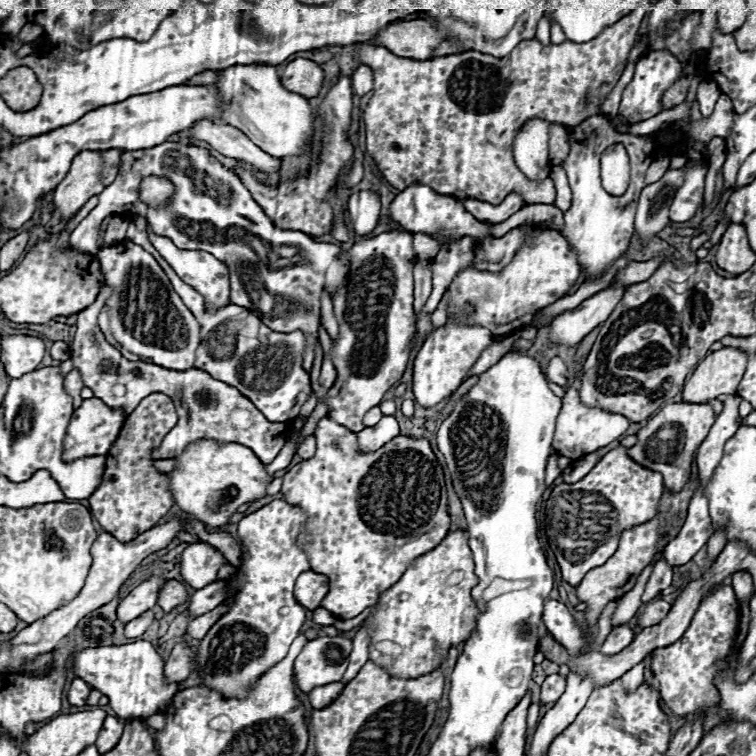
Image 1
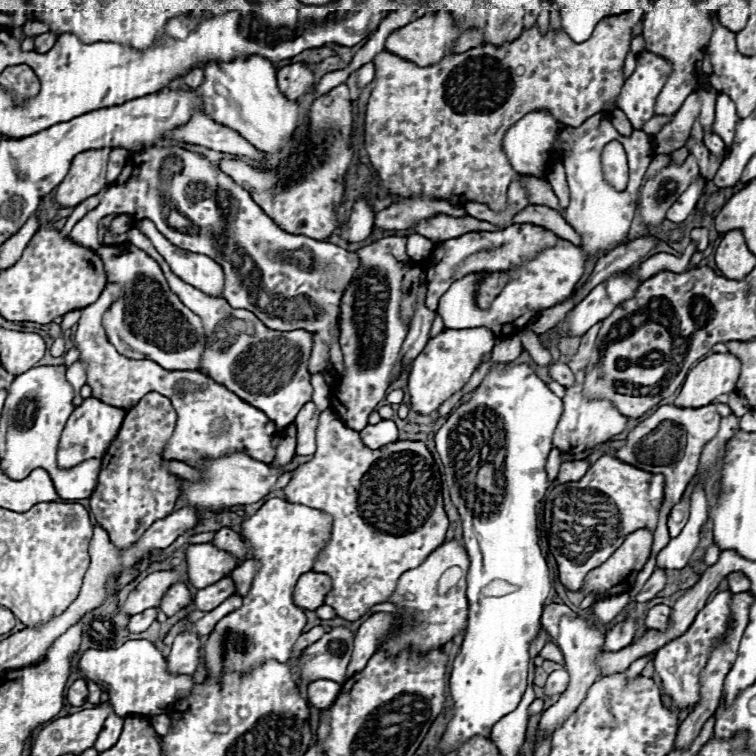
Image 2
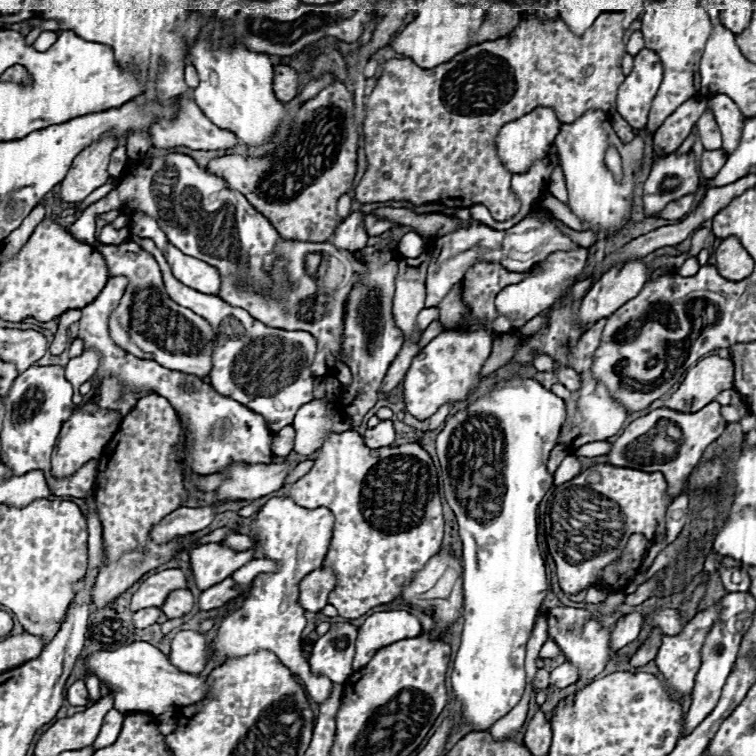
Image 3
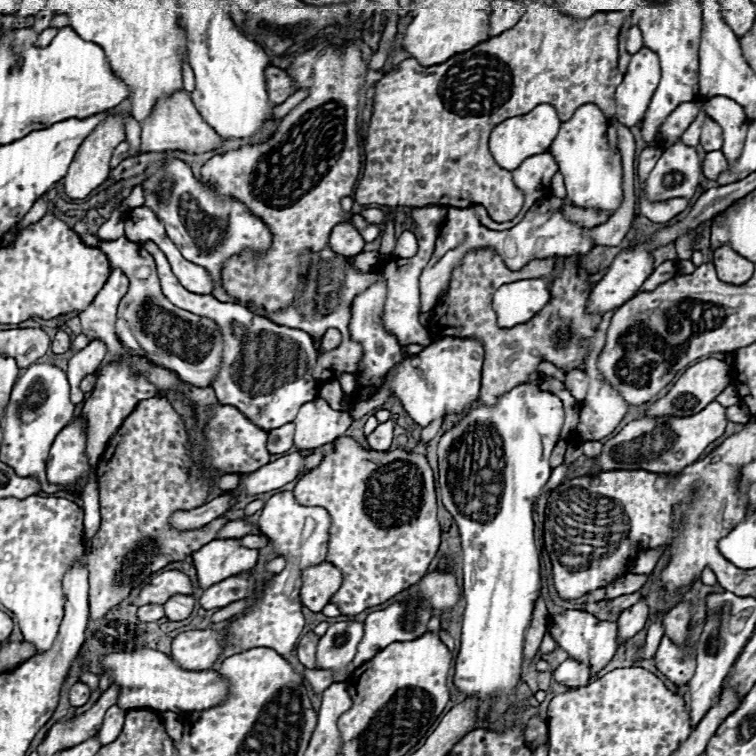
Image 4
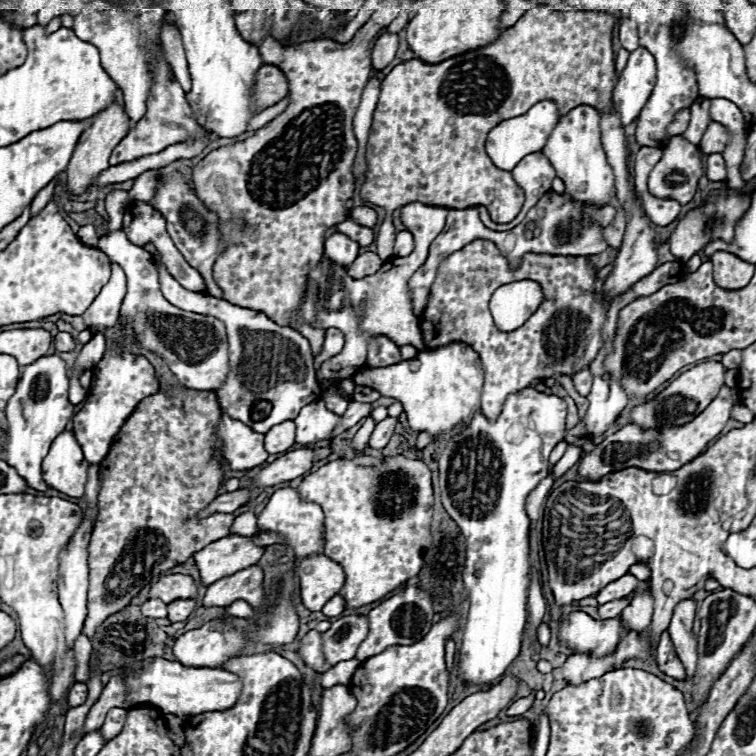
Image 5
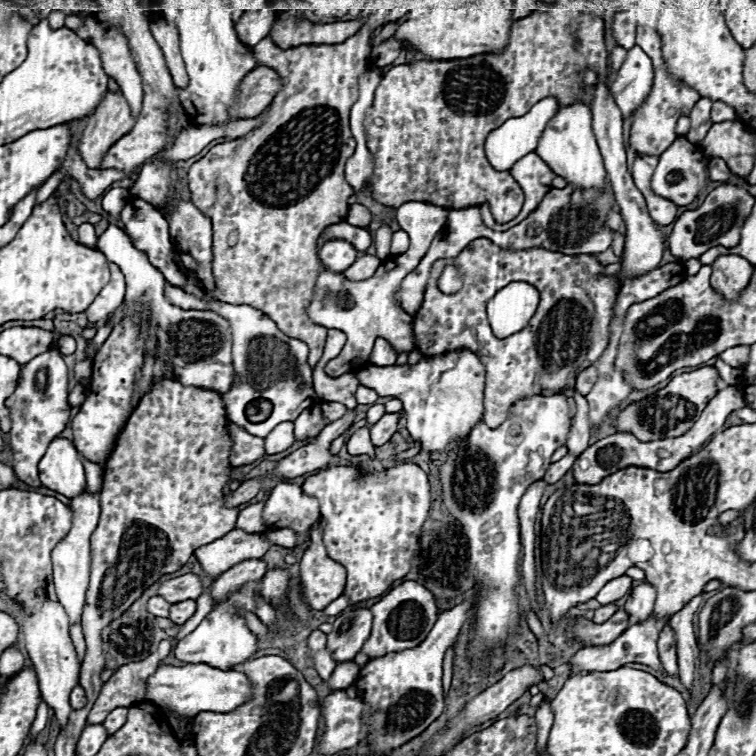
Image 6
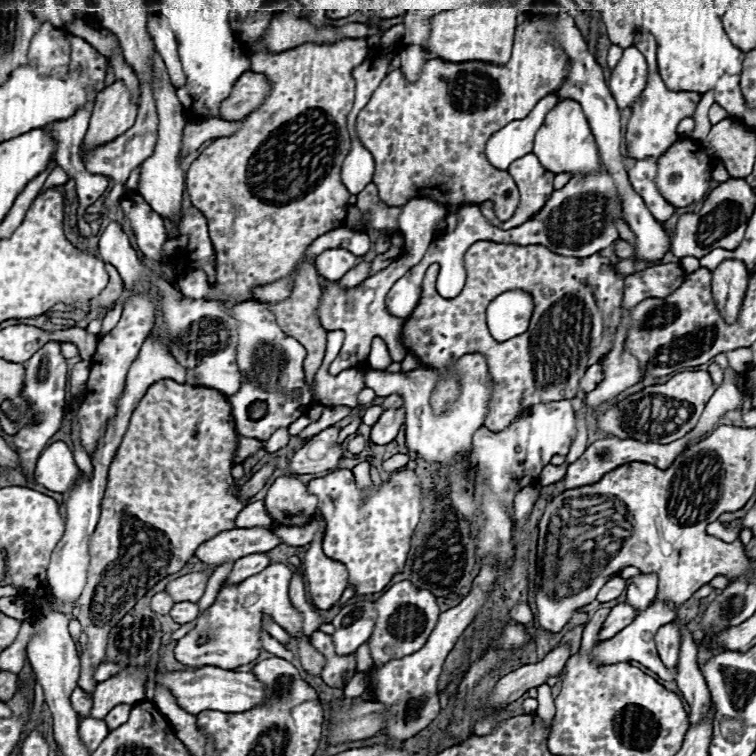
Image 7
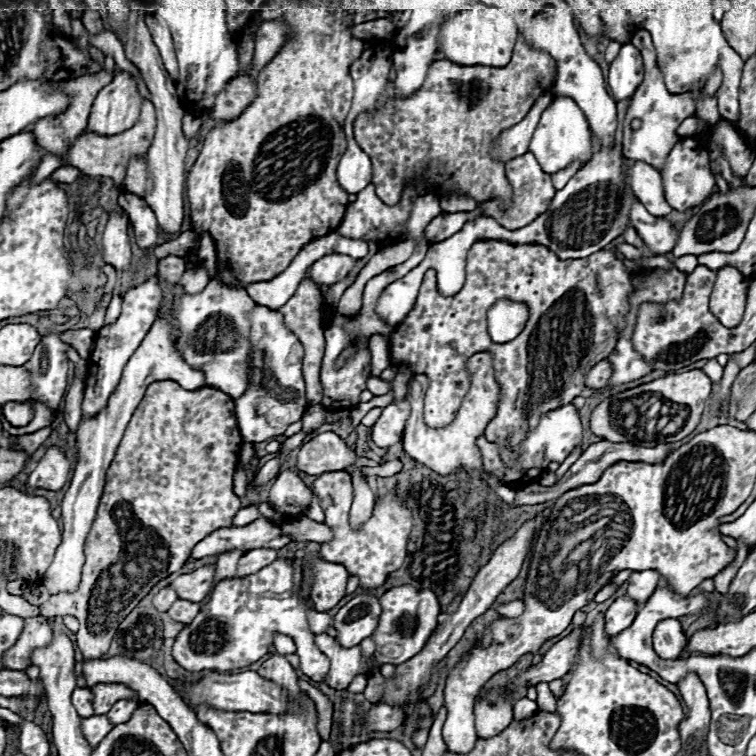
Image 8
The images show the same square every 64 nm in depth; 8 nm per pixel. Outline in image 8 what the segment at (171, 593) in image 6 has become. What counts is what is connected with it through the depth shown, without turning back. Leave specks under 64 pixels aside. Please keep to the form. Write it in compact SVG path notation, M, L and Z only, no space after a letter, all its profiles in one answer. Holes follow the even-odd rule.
M210 564L190 574L178 576L172 582L172 586L178 592L178 598L190 600L190 602L202 602L214 588L214 576L216 576L216 564Z

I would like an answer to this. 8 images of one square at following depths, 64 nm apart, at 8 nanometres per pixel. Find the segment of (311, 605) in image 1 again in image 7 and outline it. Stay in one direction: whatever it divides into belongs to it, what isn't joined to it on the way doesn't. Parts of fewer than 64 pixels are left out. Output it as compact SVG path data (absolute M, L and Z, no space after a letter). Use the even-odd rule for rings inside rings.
M320 534L312 542L312 548L306 552L302 568L304 568L304 576L308 578L308 586L310 586L308 596L312 606L316 606L318 610L332 608L348 586L348 572L344 564L324 556Z

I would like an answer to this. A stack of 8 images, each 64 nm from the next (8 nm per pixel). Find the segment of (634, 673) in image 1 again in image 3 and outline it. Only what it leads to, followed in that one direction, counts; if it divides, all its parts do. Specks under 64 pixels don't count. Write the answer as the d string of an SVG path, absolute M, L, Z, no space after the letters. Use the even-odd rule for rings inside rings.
M652 628L650 636L646 638L646 642L644 642L644 644L636 650L636 654L630 658L630 666L632 666L632 668L640 668L640 666L644 666L646 662L654 660L654 658L656 658L656 652L658 652L658 648L660 648L662 636L664 636L664 634L662 634L658 628Z

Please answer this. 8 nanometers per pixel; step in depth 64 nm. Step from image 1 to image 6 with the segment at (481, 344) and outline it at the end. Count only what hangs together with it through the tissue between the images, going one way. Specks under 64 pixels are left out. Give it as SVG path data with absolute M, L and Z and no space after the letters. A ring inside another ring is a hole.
M470 350L448 352L438 358L422 358L416 366L366 366L356 372L362 386L372 388L378 396L394 396L404 402L404 416L408 420L408 432L412 442L420 442L422 450L428 454L442 454L454 448L460 440L466 440L472 428L484 418L484 382L486 370L480 358Z

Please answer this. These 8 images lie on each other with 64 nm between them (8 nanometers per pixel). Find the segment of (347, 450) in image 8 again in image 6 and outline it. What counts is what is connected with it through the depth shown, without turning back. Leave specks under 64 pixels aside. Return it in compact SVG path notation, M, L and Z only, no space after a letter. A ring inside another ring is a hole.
M348 410L340 420L328 424L306 446L298 448L296 452L292 452L284 460L280 460L278 466L274 468L274 472L280 474L280 478L288 480L288 478L312 474L312 472L318 472L318 470L324 470L324 468L332 466L336 456L330 452L330 444L332 444L334 438L338 438L352 424L354 416L356 416L356 410Z

